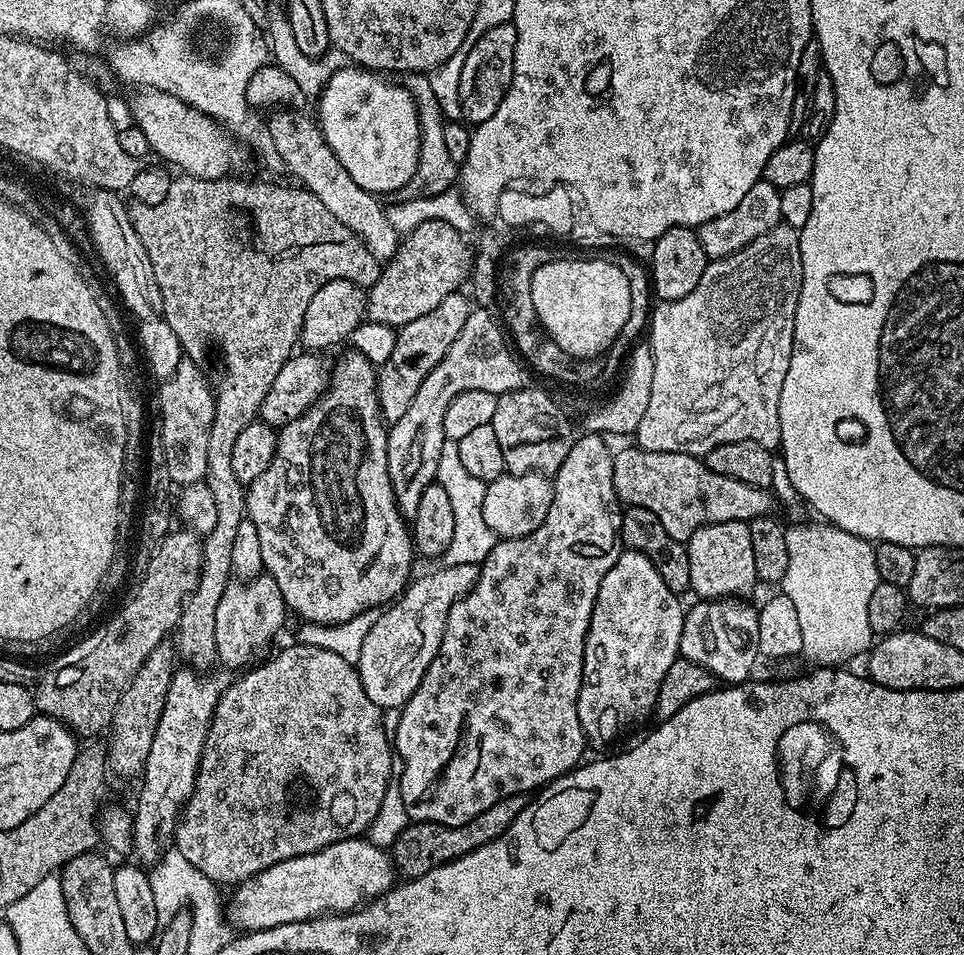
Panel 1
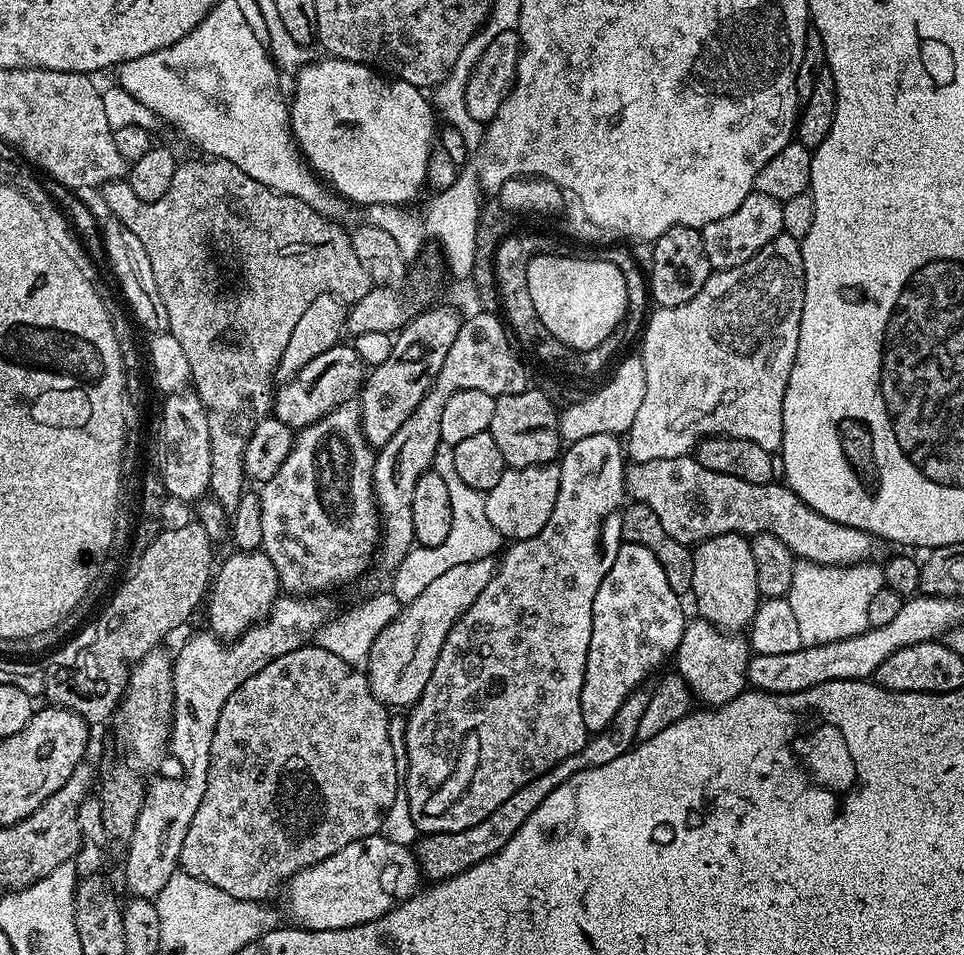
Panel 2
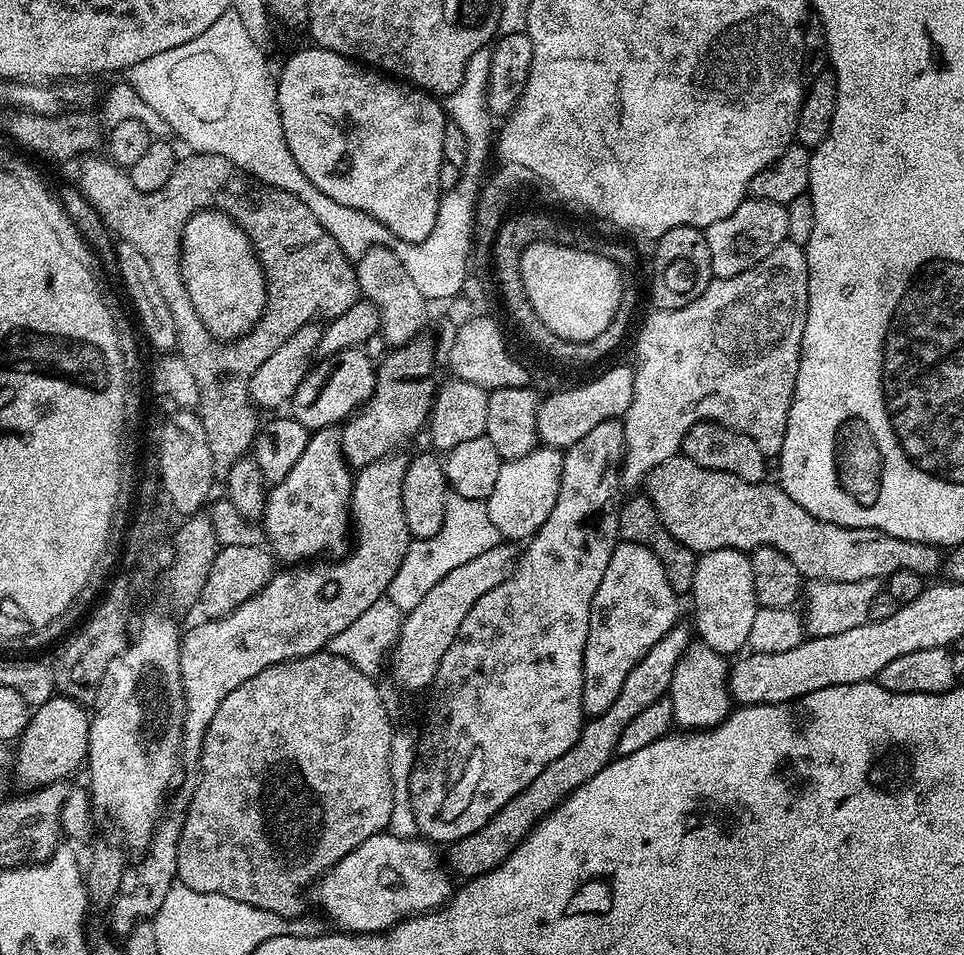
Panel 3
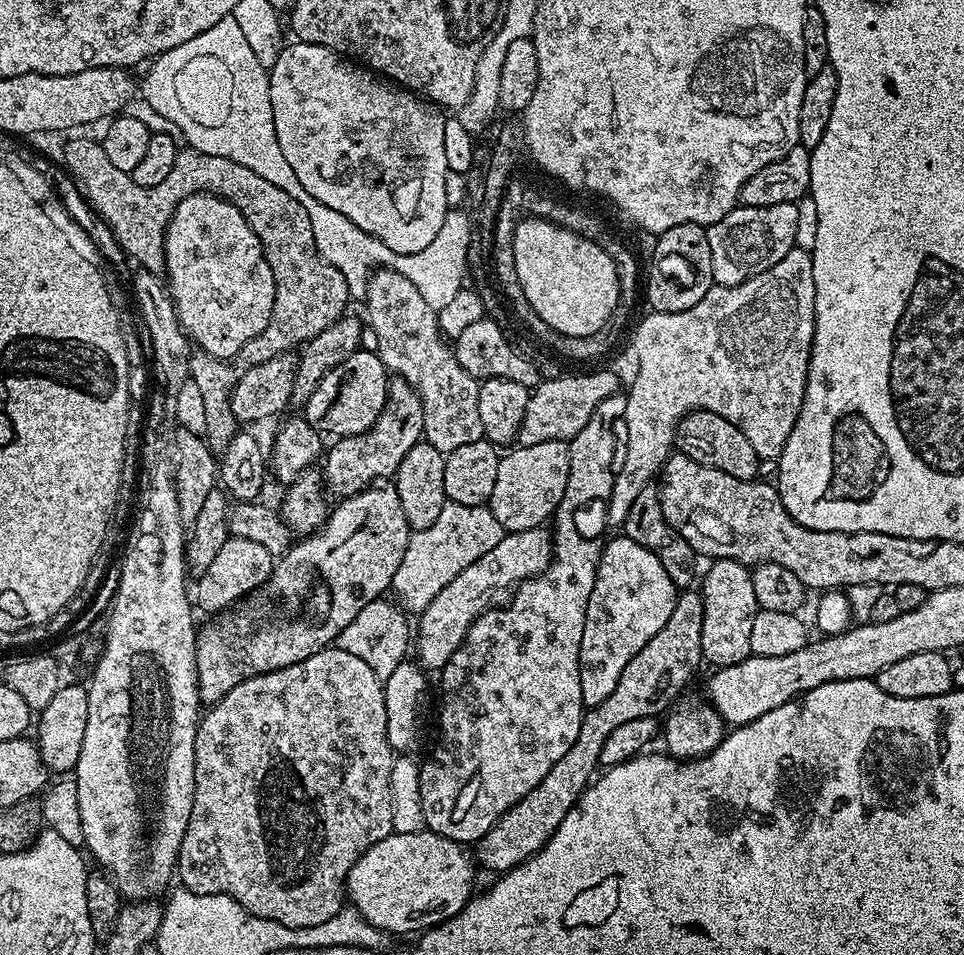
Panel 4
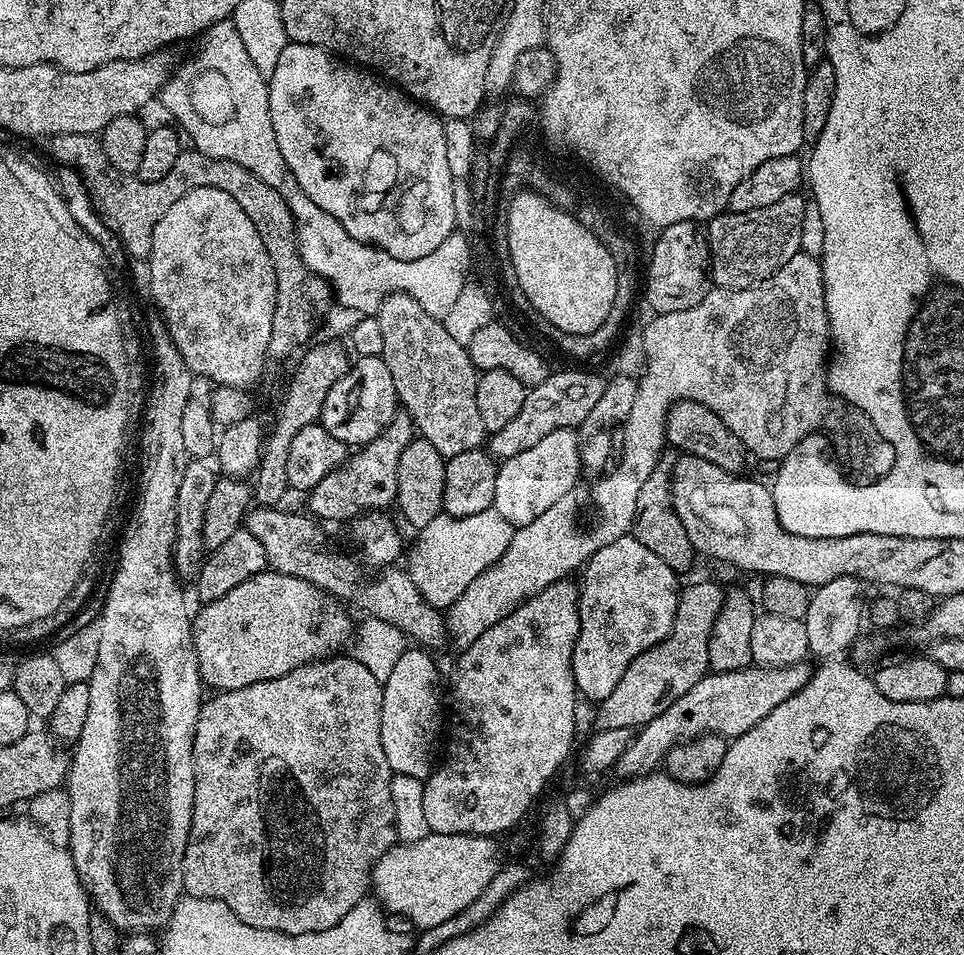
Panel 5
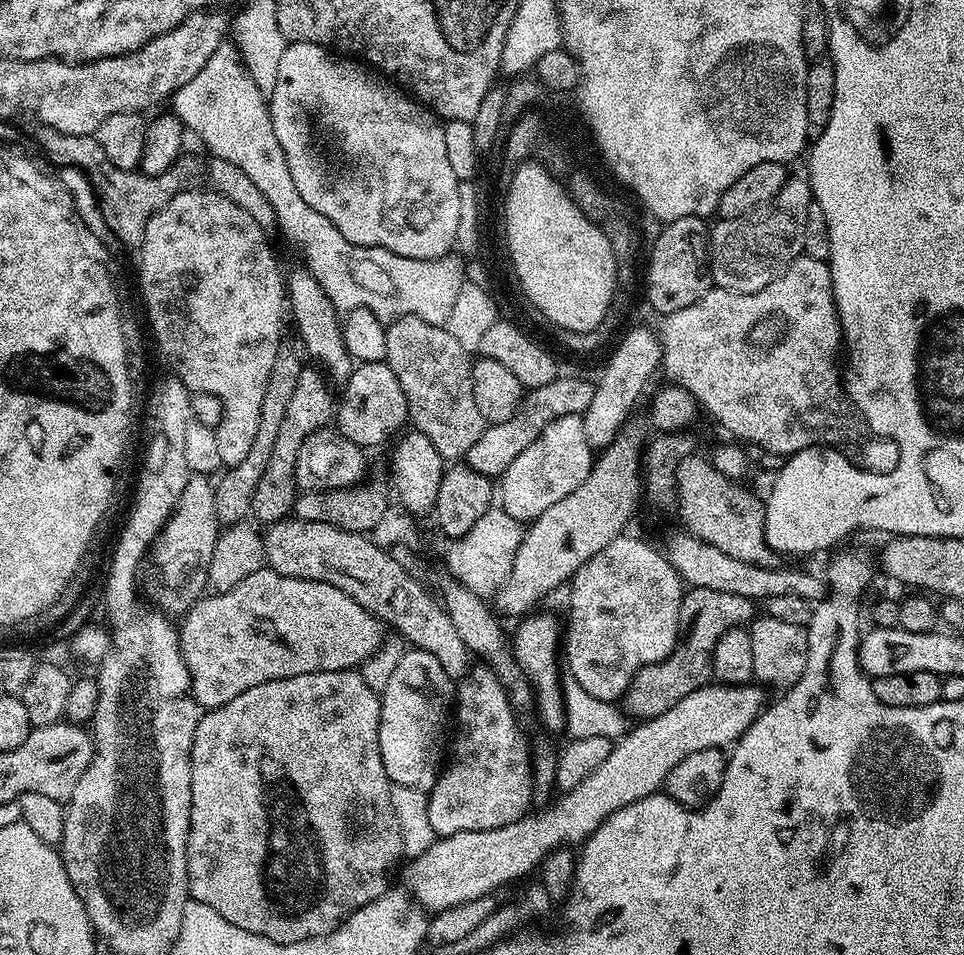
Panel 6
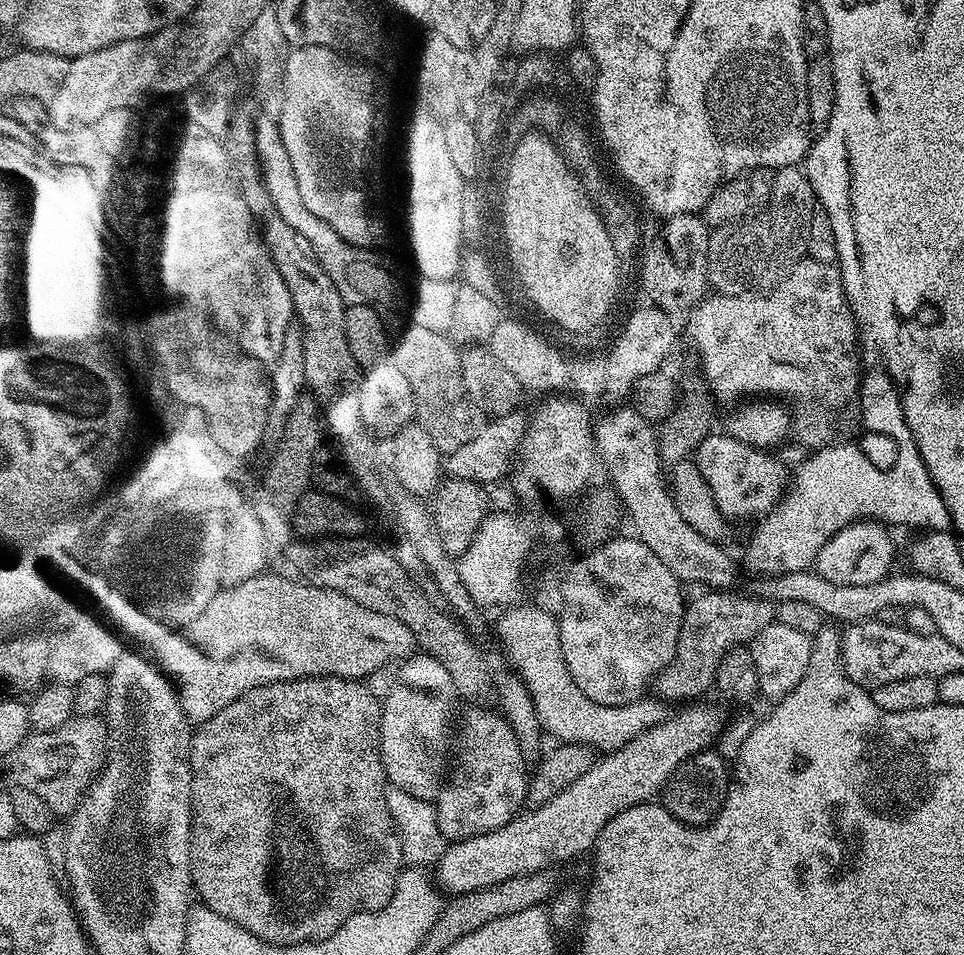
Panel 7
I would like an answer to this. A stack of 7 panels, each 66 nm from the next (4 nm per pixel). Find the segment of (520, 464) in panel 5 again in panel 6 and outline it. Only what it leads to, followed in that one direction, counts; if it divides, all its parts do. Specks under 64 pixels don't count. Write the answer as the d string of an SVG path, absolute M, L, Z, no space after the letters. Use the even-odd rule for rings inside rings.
M583 415L558 417L542 430L542 434L539 434L538 438L535 438L534 442L531 442L530 446L514 459L514 462L511 462L509 468L499 477L499 503L504 512L510 514L510 518L521 522L537 520L539 516L546 514L546 510L550 510L550 506L554 506L554 502L566 498L566 494L574 494L575 488L582 486L582 482L586 482L586 478L592 472L593 463L594 449L586 438Z

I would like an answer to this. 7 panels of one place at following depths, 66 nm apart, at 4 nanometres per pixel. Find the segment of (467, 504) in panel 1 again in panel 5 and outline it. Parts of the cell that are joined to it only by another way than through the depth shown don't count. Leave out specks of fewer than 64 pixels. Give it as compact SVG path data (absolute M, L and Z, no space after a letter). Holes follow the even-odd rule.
M493 507L466 518L438 515L434 522L415 533L416 545L407 549L408 576L430 606L447 610L462 594L462 590L474 582L474 578L478 578L487 568L494 566L502 554L506 554L513 531L512 524L506 522L506 518L502 518L502 514L498 514Z

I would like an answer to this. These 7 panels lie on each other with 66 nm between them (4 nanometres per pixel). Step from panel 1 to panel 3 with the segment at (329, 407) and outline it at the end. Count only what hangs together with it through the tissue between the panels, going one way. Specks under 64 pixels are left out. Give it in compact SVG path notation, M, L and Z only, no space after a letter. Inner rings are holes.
M336 426L315 429L290 474L286 474L282 482L271 485L267 493L262 532L266 540L268 536L266 544L273 557L277 561L284 560L280 562L285 565L315 561L323 557L320 556L323 552L343 553L349 543L354 472L340 449L341 433Z

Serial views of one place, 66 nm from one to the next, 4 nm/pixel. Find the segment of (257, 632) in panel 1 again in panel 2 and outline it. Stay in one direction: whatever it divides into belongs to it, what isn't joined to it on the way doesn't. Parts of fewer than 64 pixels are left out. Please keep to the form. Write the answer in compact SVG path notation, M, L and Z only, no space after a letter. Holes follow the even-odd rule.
M236 550L233 553L221 564L219 561L206 597L207 627L213 636L225 642L236 640L247 628L259 624L282 592L278 570L263 550Z

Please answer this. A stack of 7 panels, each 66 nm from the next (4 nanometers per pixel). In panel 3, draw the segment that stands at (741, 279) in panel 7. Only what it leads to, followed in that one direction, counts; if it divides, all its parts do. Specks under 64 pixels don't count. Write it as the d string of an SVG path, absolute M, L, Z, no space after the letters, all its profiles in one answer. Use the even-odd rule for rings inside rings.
M745 198L738 206L738 210L734 210L734 214L721 218L719 222L714 222L703 229L706 246L710 246L713 277L718 280L734 278L734 274L742 274L742 270L750 270L758 266L762 258L774 254L774 250L778 250L778 246L788 240L787 213L787 207L778 202Z

